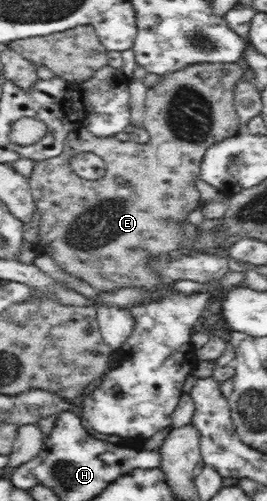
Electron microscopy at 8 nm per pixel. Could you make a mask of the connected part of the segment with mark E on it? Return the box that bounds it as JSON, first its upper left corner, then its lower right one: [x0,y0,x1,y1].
[29,63,249,291]

